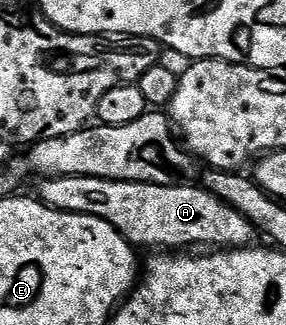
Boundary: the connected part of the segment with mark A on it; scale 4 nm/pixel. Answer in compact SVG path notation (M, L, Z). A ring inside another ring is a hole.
M55 176L52 178L45 178L40 181L41 193L39 199L42 204L48 204L50 208L57 208L61 212L77 212L81 216L94 216L100 220L105 220L111 226L115 226L115 230L120 236L125 237L130 244L140 246L142 244L145 248L153 248L149 250L189 250L192 244L209 244L205 246L216 246L221 250L228 250L230 248L247 248L254 243L255 229L253 224L243 218L243 214L239 214L239 210L235 210L231 206L227 206L227 202L223 202L215 194L211 194L203 186L197 188L181 188L177 184L140 184L139 182L123 182L122 180L104 180L103 178L91 178L90 176Z

